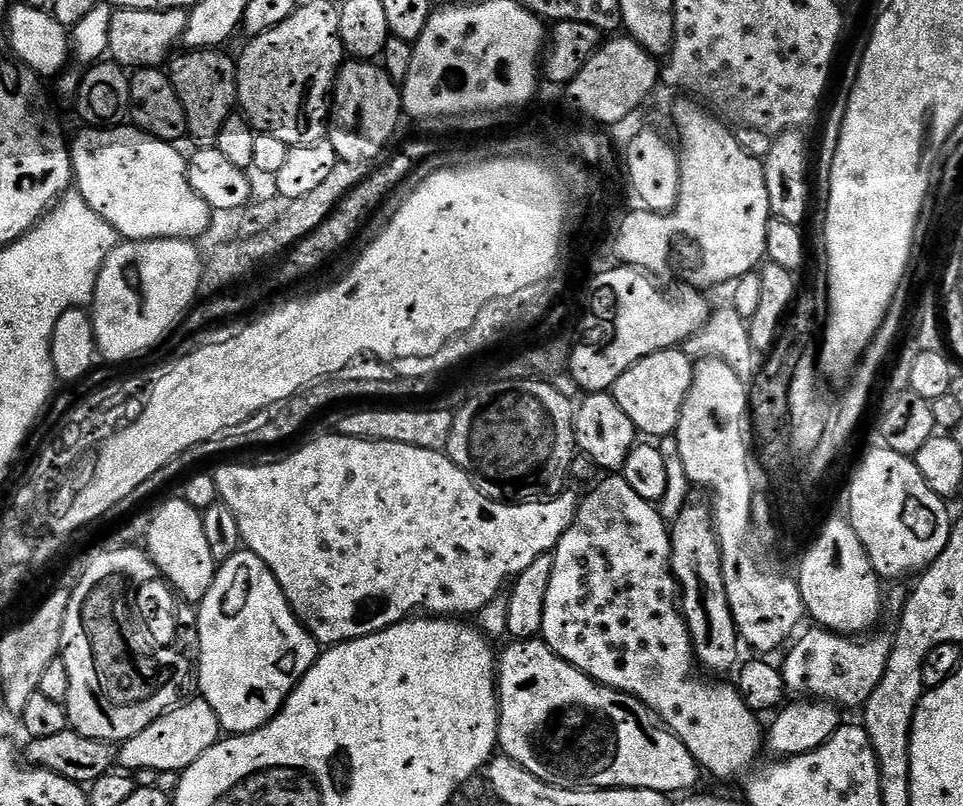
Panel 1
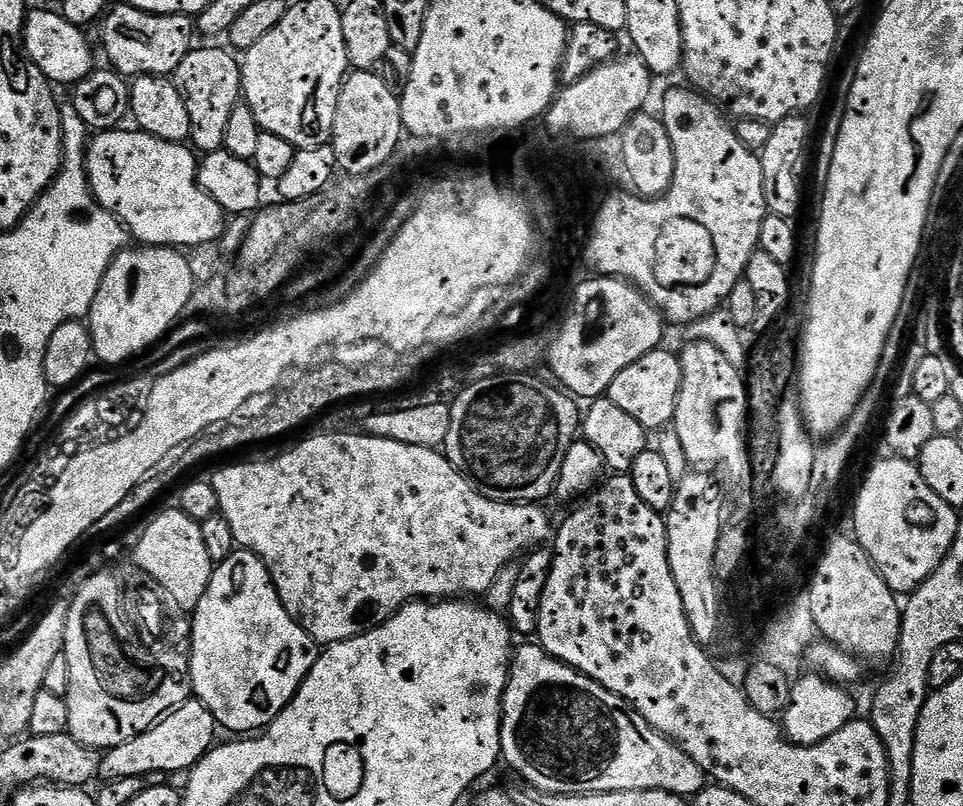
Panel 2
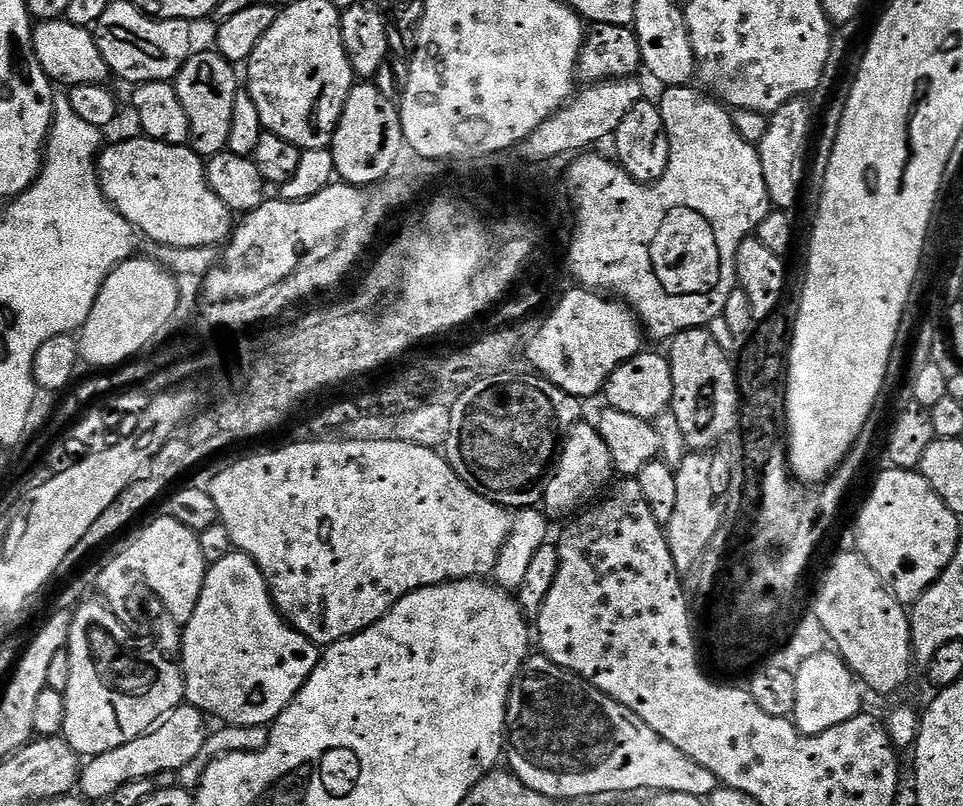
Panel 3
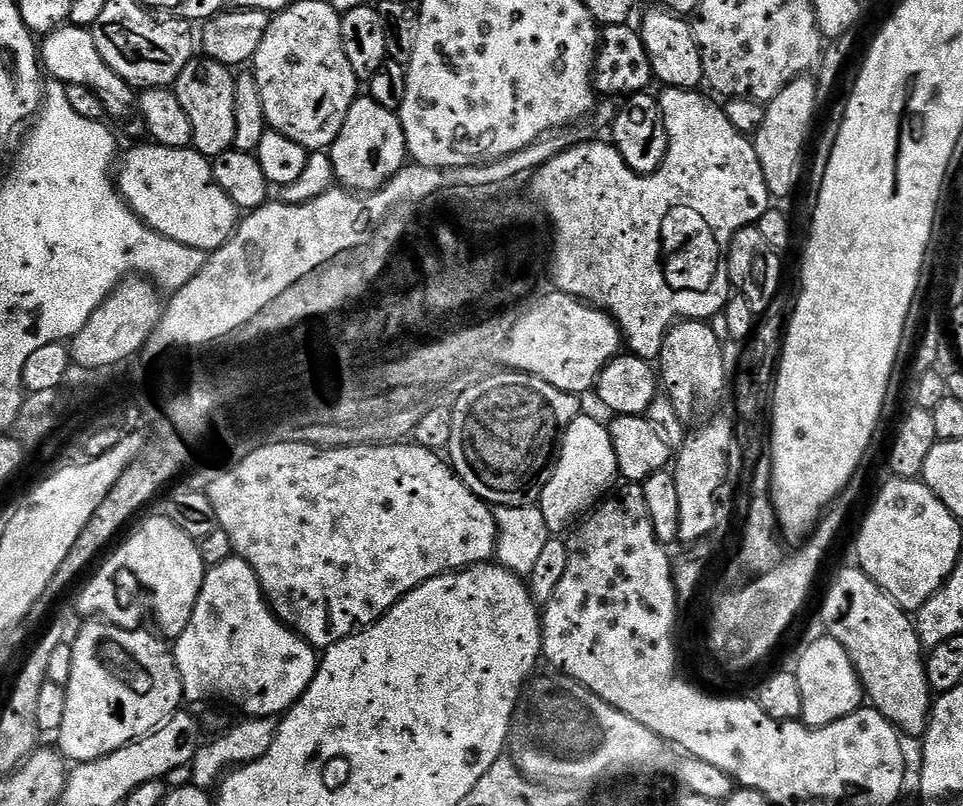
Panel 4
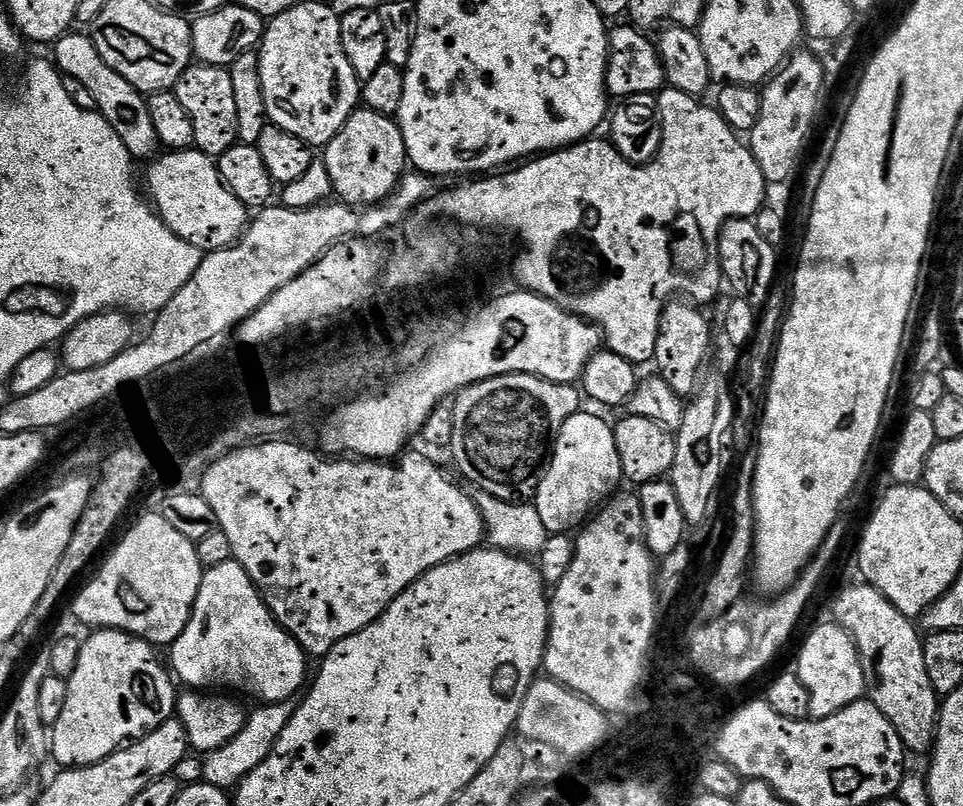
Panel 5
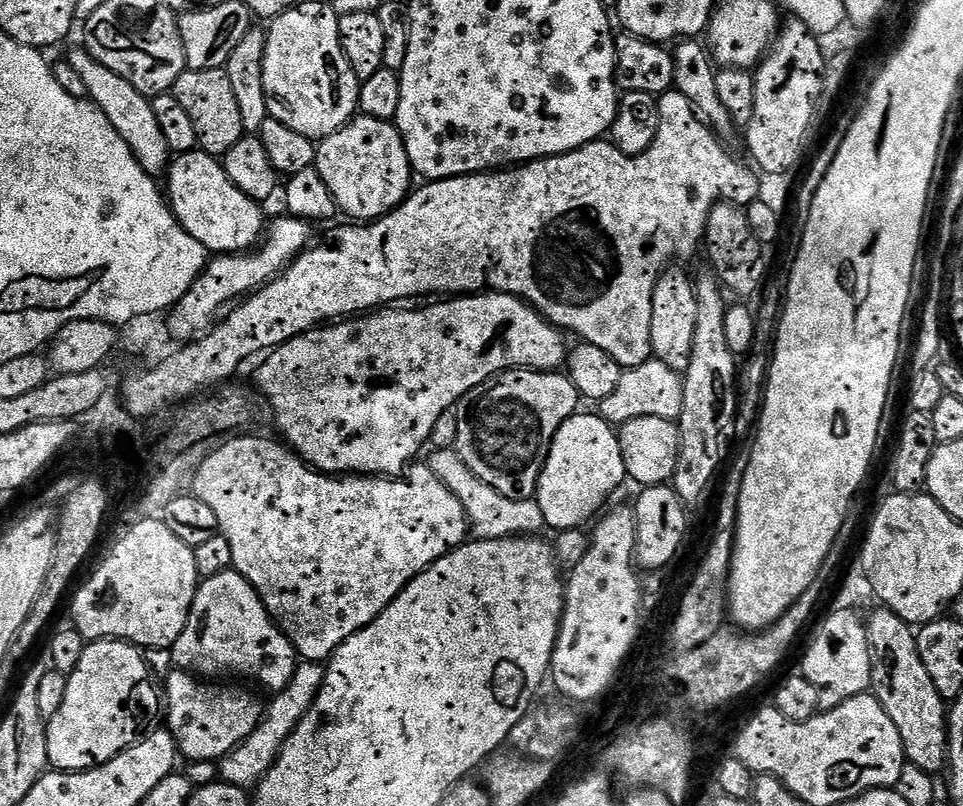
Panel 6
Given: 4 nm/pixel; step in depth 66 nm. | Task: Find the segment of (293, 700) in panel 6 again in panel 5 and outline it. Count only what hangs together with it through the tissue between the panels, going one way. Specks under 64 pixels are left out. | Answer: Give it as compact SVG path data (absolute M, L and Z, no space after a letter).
M283 700L277 704L261 703L247 713L242 730L226 742L226 746L218 746L218 750L207 753L203 757L204 779L203 783L210 786L218 786L225 790L235 789L250 774L250 770L258 770L266 758L270 758L270 750L274 750L274 742L282 738L282 730L290 722L290 718L296 712L296 704L292 700Z

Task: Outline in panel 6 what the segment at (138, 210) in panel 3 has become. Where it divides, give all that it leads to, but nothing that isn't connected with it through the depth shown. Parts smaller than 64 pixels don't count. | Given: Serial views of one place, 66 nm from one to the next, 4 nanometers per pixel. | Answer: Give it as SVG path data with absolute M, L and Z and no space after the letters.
M199 150L177 155L166 173L167 180L166 199L172 213L176 215L176 221L184 227L186 234L190 234L190 238L198 238L198 242L202 242L202 246L207 248L209 253L244 254L261 243L266 232L264 212L260 209L263 207L246 194L242 194L242 190L238 190L234 182L230 182L223 163L217 157Z

